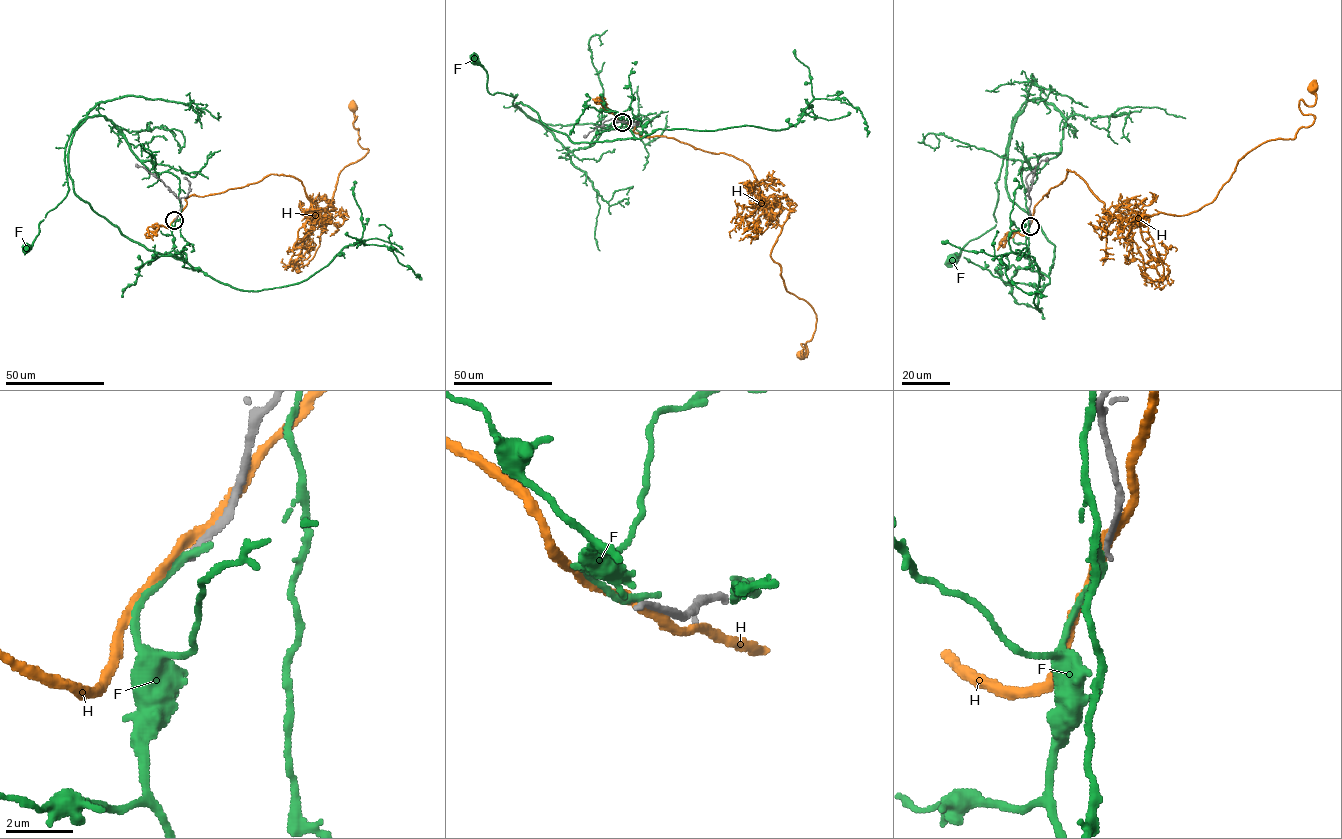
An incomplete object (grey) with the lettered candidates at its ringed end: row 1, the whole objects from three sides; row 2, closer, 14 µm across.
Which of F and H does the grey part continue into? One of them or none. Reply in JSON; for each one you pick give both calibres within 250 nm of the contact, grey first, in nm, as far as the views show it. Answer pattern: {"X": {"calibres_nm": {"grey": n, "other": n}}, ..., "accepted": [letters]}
{"accepted": []}

